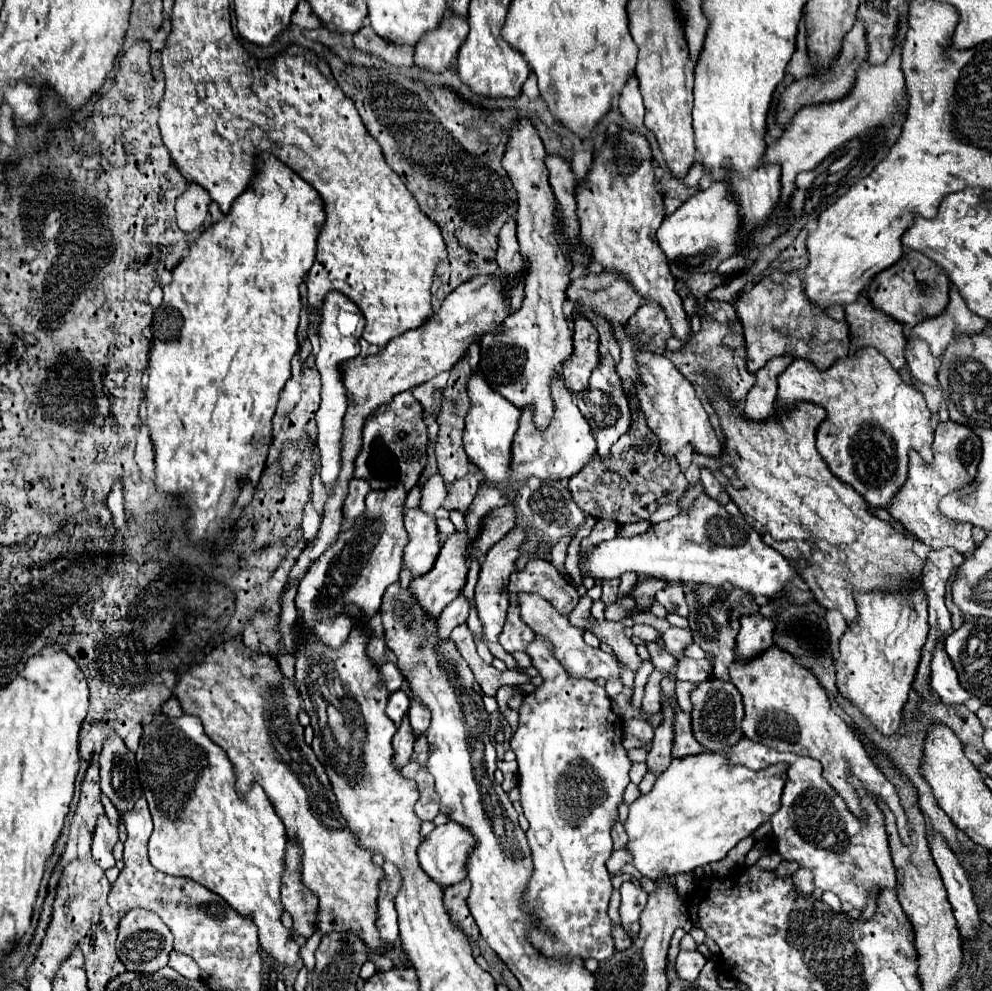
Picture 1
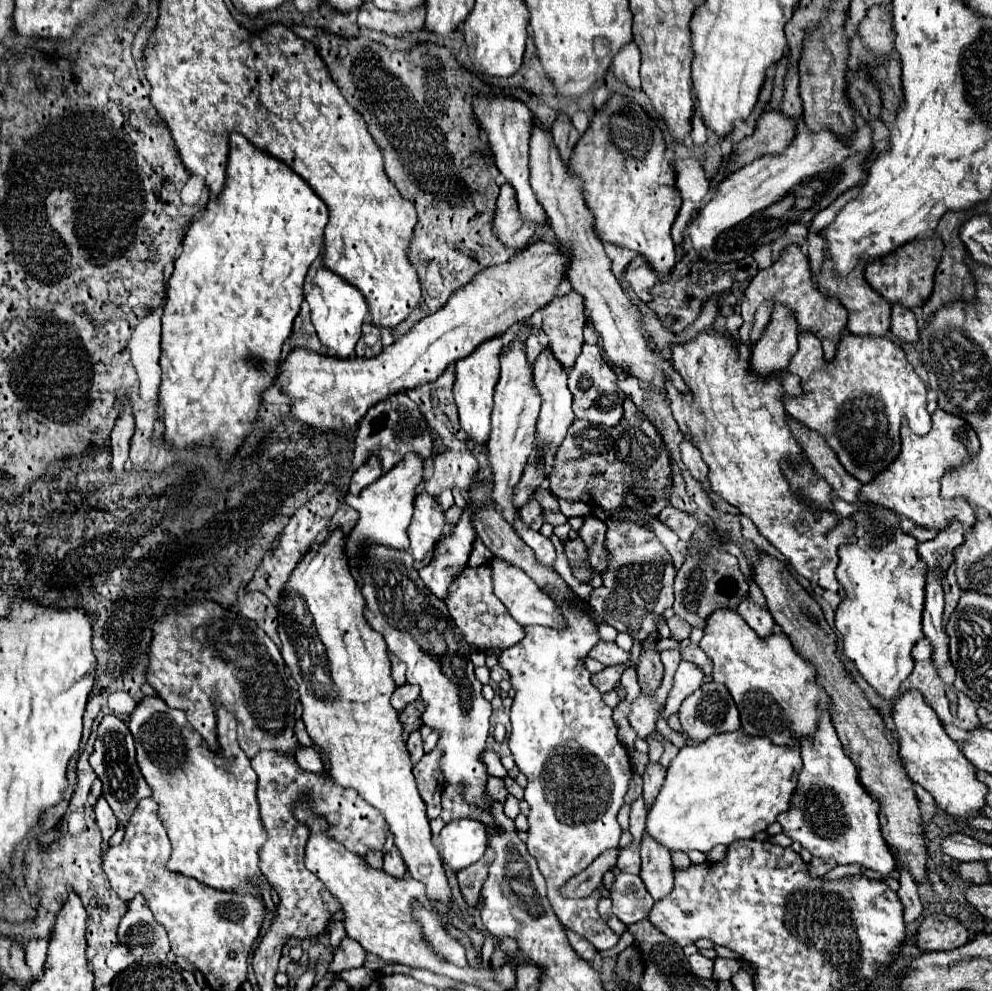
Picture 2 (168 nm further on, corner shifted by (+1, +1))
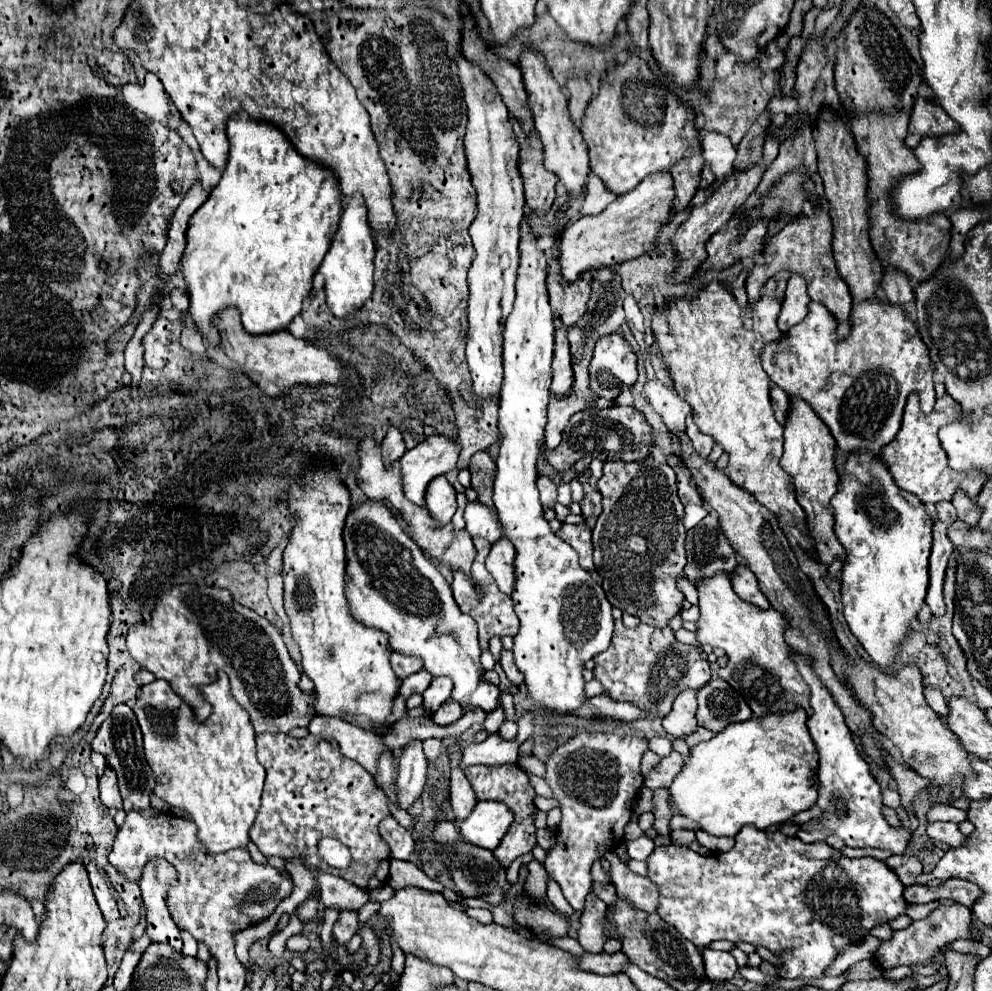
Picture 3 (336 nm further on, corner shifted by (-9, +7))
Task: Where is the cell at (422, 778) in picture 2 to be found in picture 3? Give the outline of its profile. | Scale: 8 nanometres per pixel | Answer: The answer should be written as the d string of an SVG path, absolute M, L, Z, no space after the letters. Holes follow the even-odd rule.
M429 738L429 740L423 742L423 752L425 752L429 762L435 762L441 754L445 754L445 750L447 750L445 742L439 740L439 738Z

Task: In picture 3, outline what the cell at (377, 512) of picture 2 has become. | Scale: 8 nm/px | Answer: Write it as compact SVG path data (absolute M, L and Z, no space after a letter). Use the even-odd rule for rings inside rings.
M443 434L429 436L413 450L407 450L399 460L405 496L415 504L423 504L425 488L431 482L431 478L451 472L457 464L457 458L459 442Z

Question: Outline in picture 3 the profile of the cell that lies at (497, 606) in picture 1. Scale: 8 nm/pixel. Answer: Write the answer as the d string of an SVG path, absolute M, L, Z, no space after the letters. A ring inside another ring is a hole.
M539 476L537 488L539 488L539 494L541 494L543 508L553 508L553 504L557 502L557 484L547 476Z

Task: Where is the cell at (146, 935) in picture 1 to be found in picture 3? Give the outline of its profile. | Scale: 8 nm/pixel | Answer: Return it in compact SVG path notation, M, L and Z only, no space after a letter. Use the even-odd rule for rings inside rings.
M153 858L145 864L139 886L147 908L147 934L151 942L165 942L175 950L181 950L181 934L167 906L167 890L175 882L177 872L173 864L163 858Z

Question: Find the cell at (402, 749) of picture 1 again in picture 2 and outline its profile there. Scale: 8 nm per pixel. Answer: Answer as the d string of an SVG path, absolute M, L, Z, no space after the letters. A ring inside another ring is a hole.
M411 702L405 710L399 712L399 718L403 724L403 740L407 740L409 734L421 726L421 706L417 706L417 702Z

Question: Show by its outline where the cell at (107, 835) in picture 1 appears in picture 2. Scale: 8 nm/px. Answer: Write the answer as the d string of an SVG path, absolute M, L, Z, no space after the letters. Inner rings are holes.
M99 798L99 800L95 802L93 812L95 812L95 816L97 816L97 826L99 826L101 834L103 834L103 842L107 842L107 840L115 834L115 830L117 830L117 820L115 820L109 804L105 802L105 798Z

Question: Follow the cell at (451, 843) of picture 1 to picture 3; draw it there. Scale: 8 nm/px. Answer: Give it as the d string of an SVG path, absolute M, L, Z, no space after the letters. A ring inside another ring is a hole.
M495 800L477 802L471 816L459 824L461 834L475 846L493 850L499 846L513 822L513 810Z

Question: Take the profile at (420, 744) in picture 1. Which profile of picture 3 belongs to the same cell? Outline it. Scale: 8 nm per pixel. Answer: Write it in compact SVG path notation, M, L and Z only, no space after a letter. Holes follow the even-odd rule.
M447 698L447 700L441 704L441 708L433 714L433 722L437 722L439 726L449 726L449 724L457 722L461 716L463 716L461 704L459 704L457 700Z

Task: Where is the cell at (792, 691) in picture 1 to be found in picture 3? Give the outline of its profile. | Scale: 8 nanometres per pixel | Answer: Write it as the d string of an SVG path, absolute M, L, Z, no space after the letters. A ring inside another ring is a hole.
M717 572L711 578L703 578L697 584L699 592L699 620L697 620L697 642L713 648L723 648L727 654L725 668L719 668L719 676L727 680L737 692L743 694L755 716L783 712L787 702L801 706L811 714L809 708L809 686L799 676L795 664L789 658L789 646L783 638L787 622L779 612L759 610L753 604L743 602L731 588L727 574Z

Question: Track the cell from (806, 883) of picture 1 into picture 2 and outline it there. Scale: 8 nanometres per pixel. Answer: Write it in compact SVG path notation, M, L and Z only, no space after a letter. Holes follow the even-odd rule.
M811 858L811 862L809 862L809 876L811 876L811 878L819 878L819 876L827 874L829 870L831 870L831 866L823 864L823 862L817 860L817 858Z

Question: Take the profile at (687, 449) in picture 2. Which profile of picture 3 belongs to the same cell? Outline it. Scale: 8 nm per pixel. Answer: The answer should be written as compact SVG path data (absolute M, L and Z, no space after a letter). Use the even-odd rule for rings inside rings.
M689 414L689 416L687 416L687 436L689 436L689 440L693 442L693 448L695 448L701 456L709 456L711 446L713 446L713 440L711 440L711 436L703 434L703 432L695 426L693 416L695 416L695 414Z

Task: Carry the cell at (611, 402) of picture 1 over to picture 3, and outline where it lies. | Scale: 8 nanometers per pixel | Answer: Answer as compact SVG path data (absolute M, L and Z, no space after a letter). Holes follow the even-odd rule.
M619 332L607 334L607 336L597 340L595 354L593 354L593 360L591 360L591 366L589 366L589 376L591 376L591 390L597 392L599 398L605 398L605 400L611 400L611 402L627 386L635 384L635 380L637 380L637 354L633 352L631 344Z

